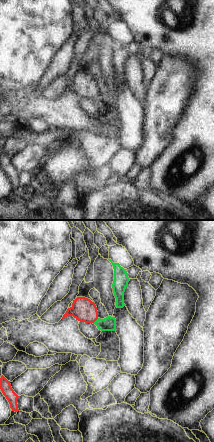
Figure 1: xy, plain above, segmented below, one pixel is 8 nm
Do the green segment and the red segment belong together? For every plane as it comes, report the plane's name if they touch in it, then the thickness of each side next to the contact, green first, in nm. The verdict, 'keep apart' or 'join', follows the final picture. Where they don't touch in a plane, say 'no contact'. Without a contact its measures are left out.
meets green in xy; 110 nm thick on the green side, 190 nm on the other

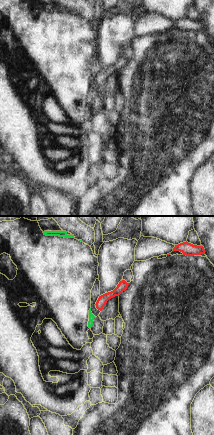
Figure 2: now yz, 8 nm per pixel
no contact

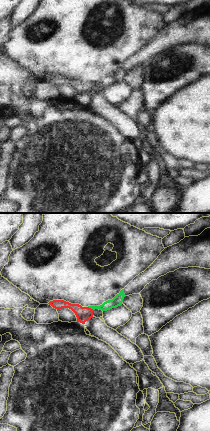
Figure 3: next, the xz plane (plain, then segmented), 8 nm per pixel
meets green in xz; 80 nm thick on the green side, 120 nm on the other

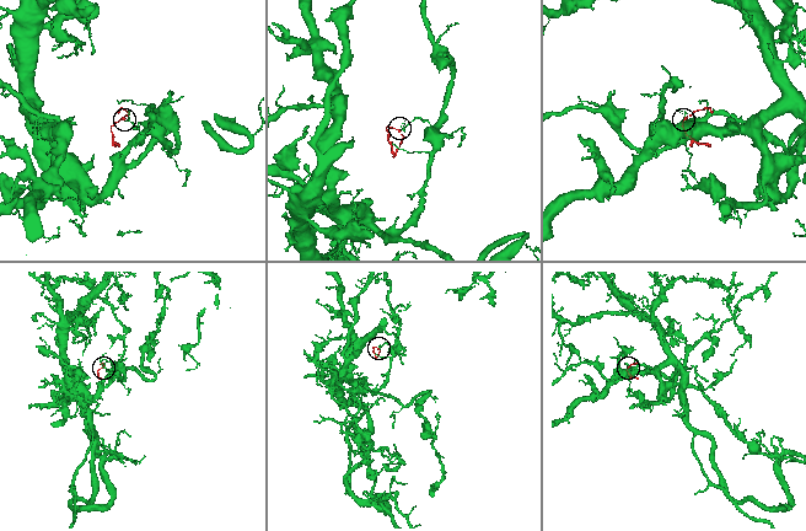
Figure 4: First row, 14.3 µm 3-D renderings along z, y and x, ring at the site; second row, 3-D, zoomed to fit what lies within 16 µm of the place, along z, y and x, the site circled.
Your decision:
keep apart

